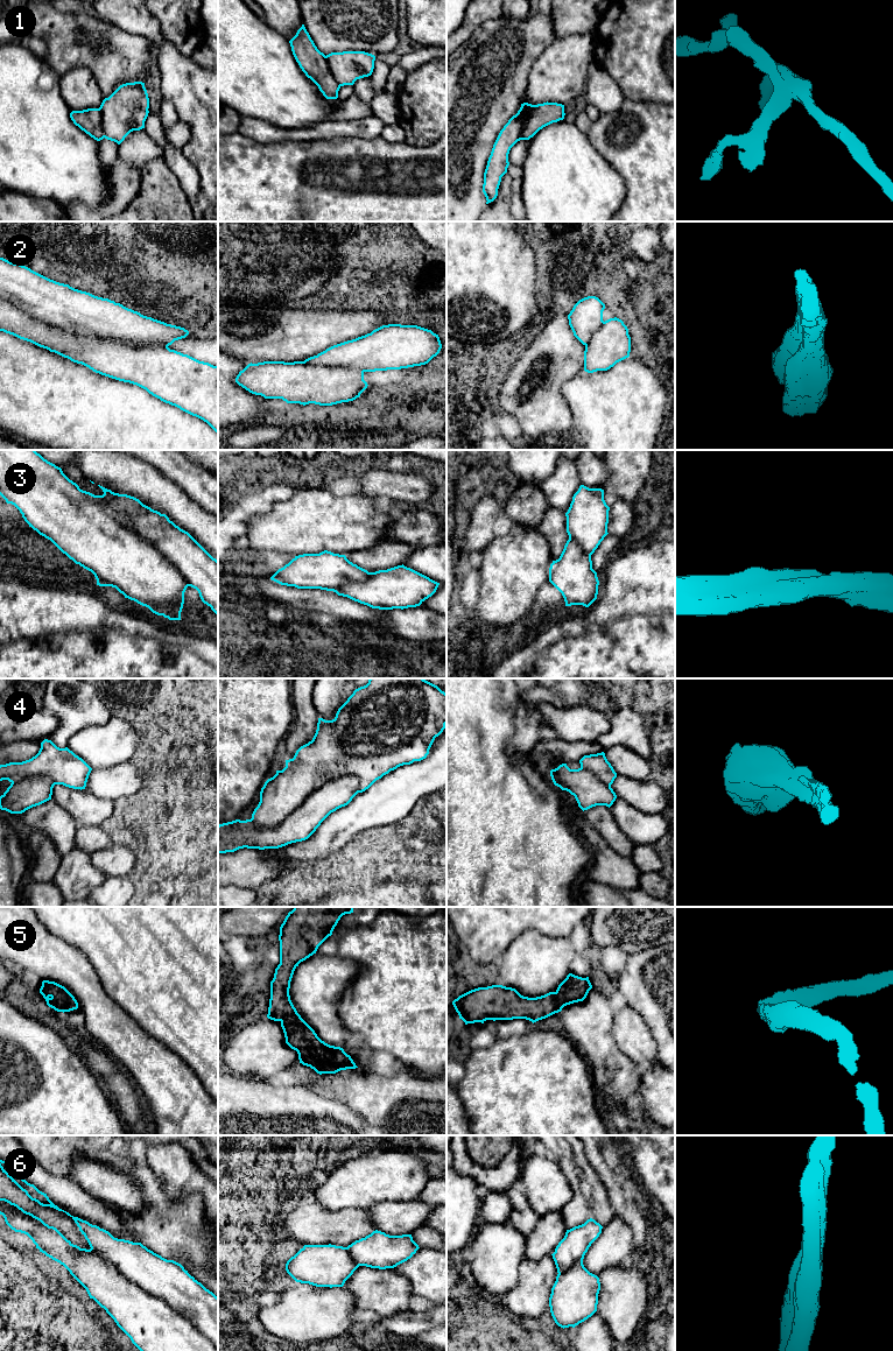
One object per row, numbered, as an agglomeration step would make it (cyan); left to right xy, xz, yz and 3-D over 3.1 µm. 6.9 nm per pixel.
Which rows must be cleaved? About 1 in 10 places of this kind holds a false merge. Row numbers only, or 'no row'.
no row

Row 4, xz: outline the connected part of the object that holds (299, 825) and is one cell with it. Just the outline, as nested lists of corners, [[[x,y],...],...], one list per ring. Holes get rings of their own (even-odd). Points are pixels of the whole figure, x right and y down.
[[[370,678],[368,683],[353,691],[347,701],[338,709],[332,720],[318,718],[317,730],[311,741],[301,746],[293,759],[286,760],[286,767],[276,771],[276,774],[268,779],[260,791],[260,802],[254,809],[251,819],[223,823],[218,825],[218,853],[234,852],[239,849],[279,849],[291,843],[308,839],[321,823],[337,809],[347,805],[358,794],[368,789],[377,780],[403,765],[410,765],[414,761],[421,761],[427,758],[429,750],[446,725],[446,694],[437,685],[424,678]]]

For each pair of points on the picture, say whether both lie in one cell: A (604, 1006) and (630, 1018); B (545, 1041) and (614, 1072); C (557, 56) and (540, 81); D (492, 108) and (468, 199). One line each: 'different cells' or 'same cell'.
A: different cells
B: different cells
C: same cell
D: same cell

